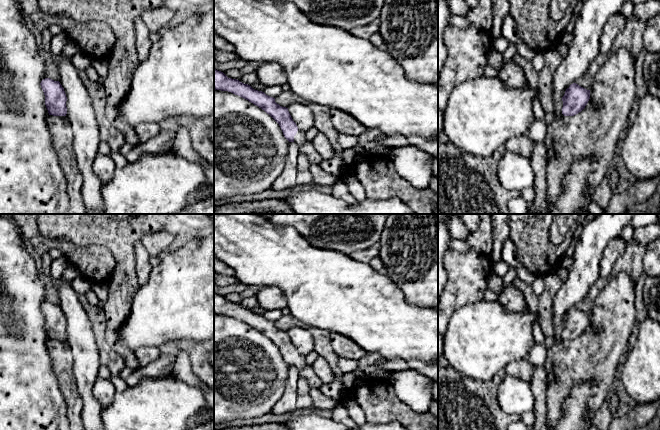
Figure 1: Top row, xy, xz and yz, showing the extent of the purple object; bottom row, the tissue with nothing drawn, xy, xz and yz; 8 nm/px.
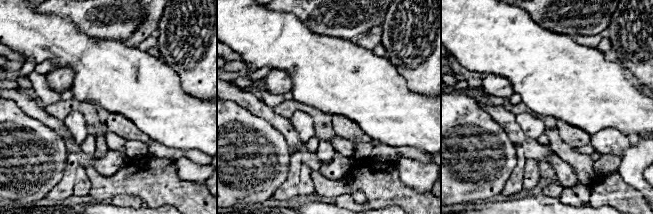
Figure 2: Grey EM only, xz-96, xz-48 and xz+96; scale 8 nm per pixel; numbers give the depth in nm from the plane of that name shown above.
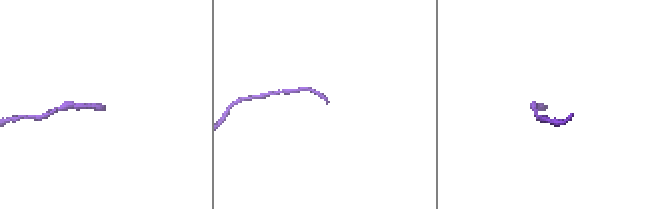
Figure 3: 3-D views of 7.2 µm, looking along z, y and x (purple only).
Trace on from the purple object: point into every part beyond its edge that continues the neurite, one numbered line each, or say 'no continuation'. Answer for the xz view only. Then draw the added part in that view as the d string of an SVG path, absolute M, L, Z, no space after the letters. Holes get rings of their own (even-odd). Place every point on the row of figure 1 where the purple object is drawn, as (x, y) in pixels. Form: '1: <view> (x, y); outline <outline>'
1: xz (300, 138); outline M298 129L296 135L294 136L294 142L296 142L299 146L307 142L305 132L302 132Z

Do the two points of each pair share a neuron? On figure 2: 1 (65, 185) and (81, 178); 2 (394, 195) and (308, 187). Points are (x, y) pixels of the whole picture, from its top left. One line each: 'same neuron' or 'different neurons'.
1: different neurons
2: different neurons

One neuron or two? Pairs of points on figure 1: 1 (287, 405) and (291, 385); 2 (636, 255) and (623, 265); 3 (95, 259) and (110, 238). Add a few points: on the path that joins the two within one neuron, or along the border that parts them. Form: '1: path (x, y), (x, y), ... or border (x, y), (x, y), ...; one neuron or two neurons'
1: path (288, 400), (290, 390); one neuron
2: path (633, 258), (626, 263); one neuron
3: border (81, 245), (105, 246), (112, 254), (115, 267); two neurons

